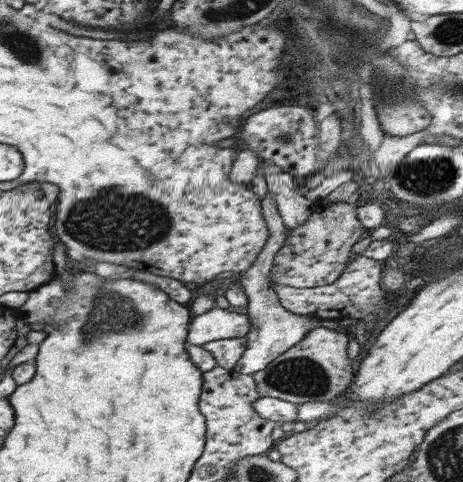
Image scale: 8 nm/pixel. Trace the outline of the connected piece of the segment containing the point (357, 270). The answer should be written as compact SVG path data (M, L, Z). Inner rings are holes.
M359 254L347 264L347 271L342 277L332 284L304 289L277 284L273 287L280 296L281 305L291 313L314 316L320 320L363 320L368 314L381 314L387 306L385 293L379 287L380 271L379 263Z

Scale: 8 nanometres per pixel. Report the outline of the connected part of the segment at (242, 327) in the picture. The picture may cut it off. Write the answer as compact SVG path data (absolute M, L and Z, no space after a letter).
M213 306L200 316L193 316L190 324L189 344L204 346L216 340L247 337L252 329L249 314L237 314Z

